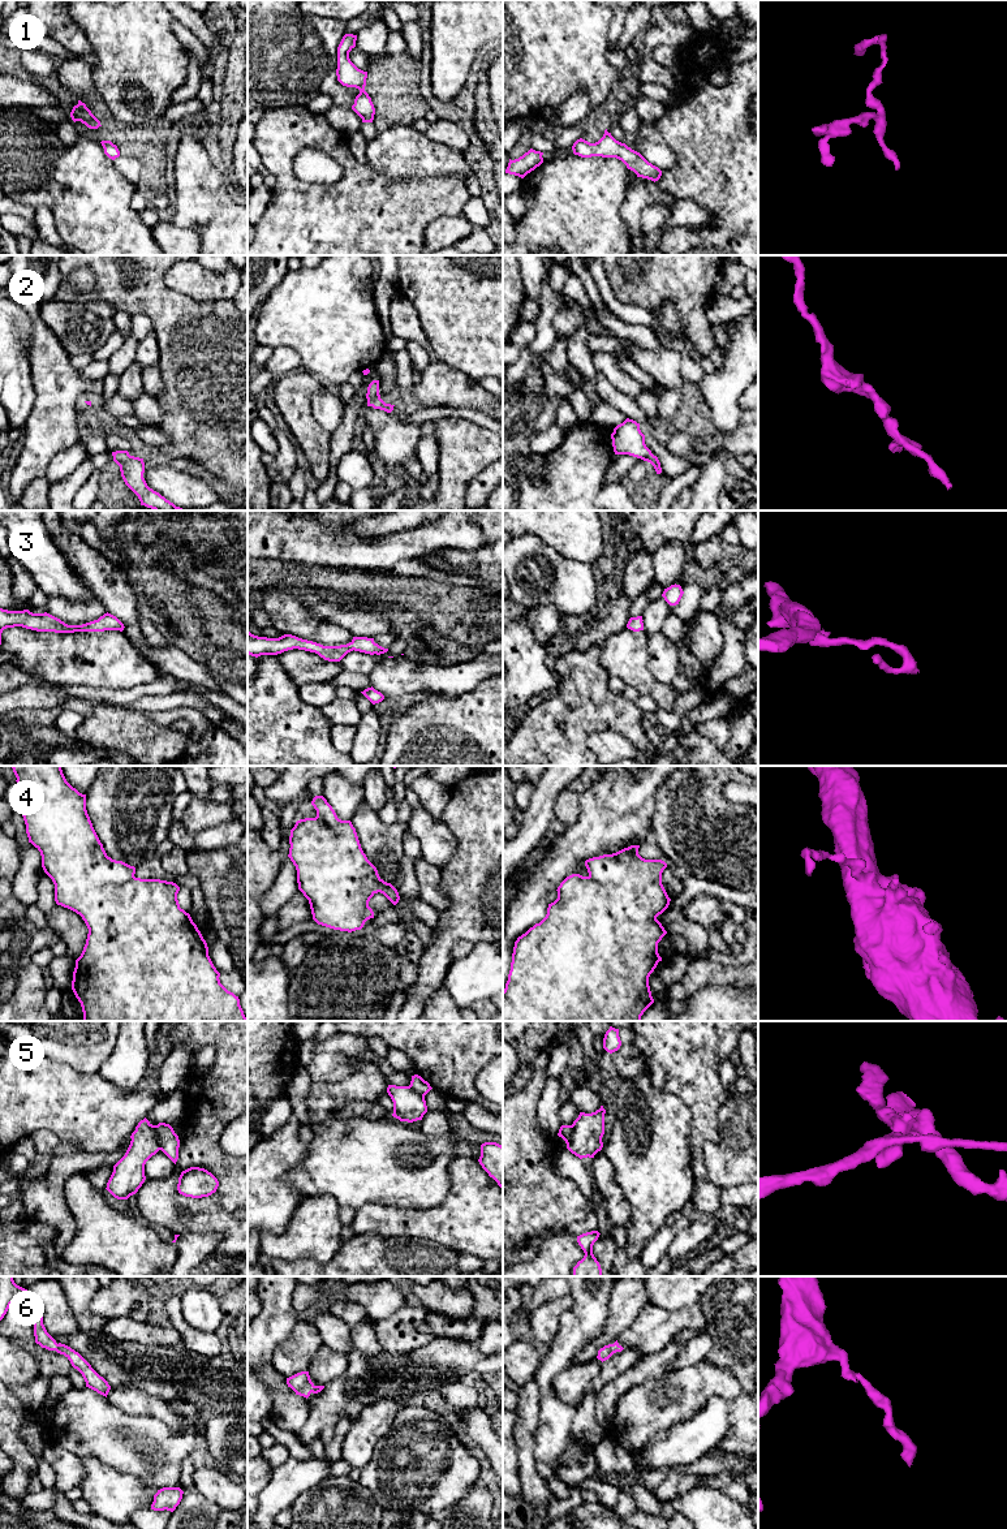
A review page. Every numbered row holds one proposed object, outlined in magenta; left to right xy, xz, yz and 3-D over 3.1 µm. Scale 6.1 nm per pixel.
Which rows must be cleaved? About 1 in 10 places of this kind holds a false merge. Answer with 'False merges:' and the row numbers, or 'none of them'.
False merges: 5

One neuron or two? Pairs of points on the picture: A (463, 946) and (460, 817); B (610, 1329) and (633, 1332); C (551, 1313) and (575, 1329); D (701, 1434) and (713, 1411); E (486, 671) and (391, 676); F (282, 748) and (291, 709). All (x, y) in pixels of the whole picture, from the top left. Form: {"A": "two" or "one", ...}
{"A": "two", "B": "two", "C": "two", "D": "one", "E": "one", "F": "one"}

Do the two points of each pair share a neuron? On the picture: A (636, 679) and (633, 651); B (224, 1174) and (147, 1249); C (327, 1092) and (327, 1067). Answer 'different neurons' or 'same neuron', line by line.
A: same neuron
B: different neurons
C: different neurons

